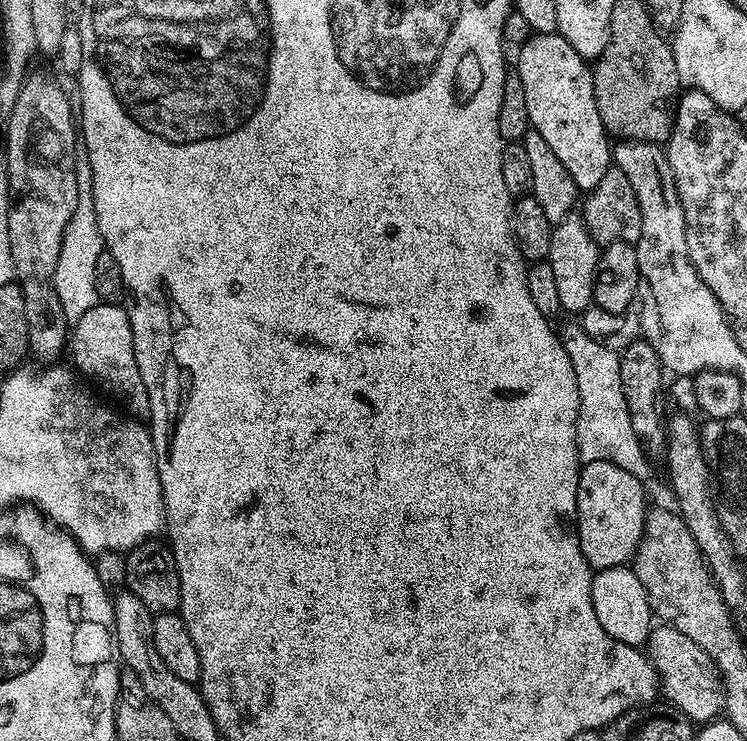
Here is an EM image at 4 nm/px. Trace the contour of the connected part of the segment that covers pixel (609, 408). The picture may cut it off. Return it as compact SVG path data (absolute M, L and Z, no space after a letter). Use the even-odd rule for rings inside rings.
M579 323L568 324L558 332L562 346L574 366L574 378L578 378L578 402L580 417L576 427L576 445L581 465L590 462L614 462L629 474L642 481L649 479L652 464L649 453L630 426L630 410L626 406L626 394L622 390L620 358L607 344L600 343L586 332Z

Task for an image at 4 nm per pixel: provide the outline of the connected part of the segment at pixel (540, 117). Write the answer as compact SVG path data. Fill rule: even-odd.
M551 32L550 34L533 34L525 44L519 45L516 56L515 75L520 77L522 86L526 90L526 110L531 131L542 134L542 139L550 150L554 150L556 157L562 161L562 166L574 178L577 189L581 193L592 192L598 182L602 182L602 174L606 174L608 168L613 167L613 145L608 144L610 133L604 128L602 118L598 114L598 102L594 98L594 78L589 61L566 42L566 38Z

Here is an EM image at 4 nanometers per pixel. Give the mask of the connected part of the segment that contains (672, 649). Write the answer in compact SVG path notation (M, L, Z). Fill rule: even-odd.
M661 623L653 627L651 636L646 643L646 655L652 662L652 669L660 678L662 696L665 696L673 704L675 711L685 718L697 718L696 716L708 716L704 718L719 717L724 710L724 683L720 677L720 671L714 666L710 654L698 646L698 642L693 642L682 634L682 630L675 628L673 624Z

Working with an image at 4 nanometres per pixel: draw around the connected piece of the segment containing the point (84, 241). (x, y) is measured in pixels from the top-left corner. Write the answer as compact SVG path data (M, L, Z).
M83 146L77 147L76 159L80 161L76 165L76 177L78 178L78 206L74 210L74 218L66 226L64 235L64 248L58 258L56 267L56 293L62 302L65 313L75 318L90 310L98 303L95 288L95 261L101 249L104 248L104 239L98 230L98 218L94 210L94 198L92 197L92 171L87 164L88 152Z

